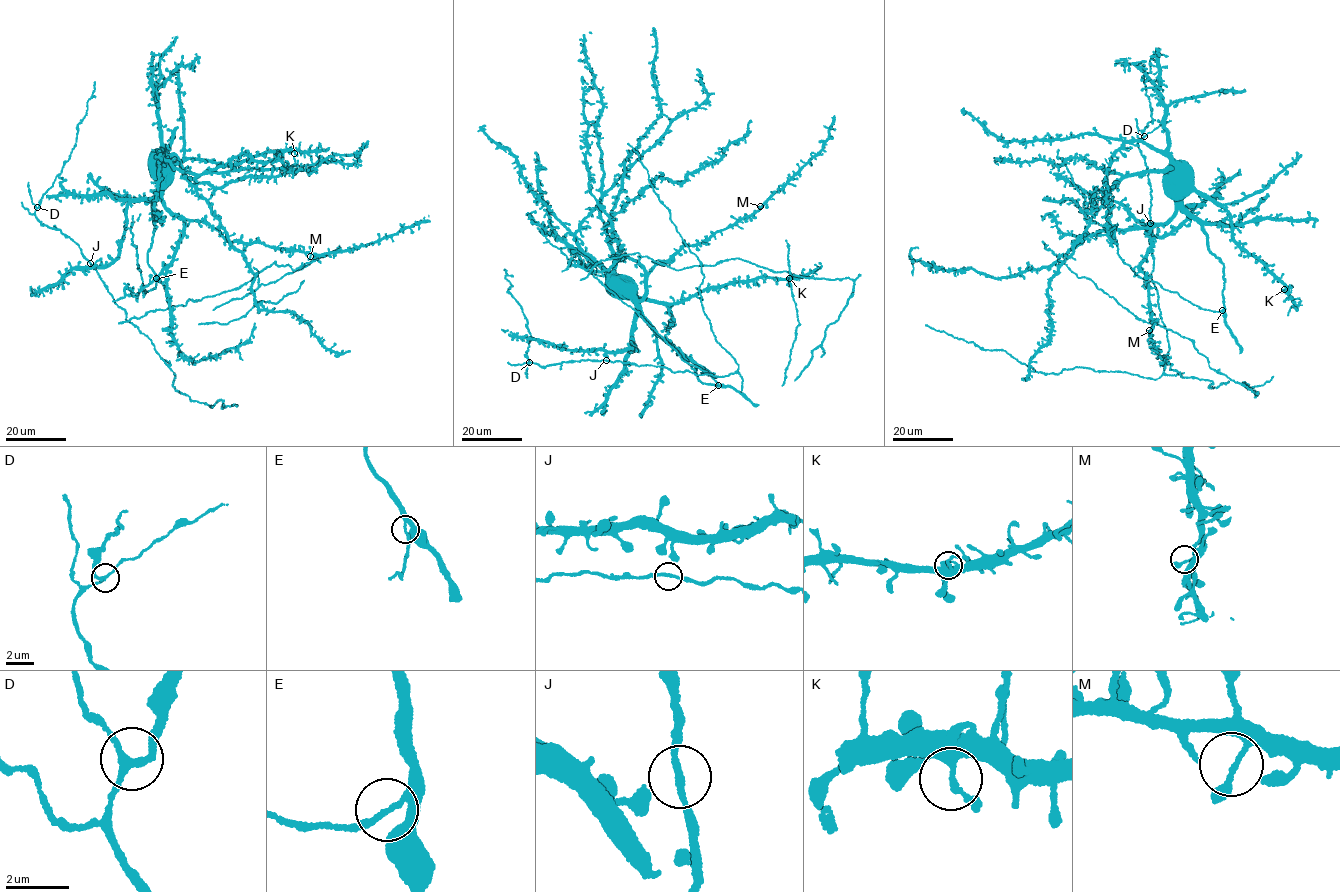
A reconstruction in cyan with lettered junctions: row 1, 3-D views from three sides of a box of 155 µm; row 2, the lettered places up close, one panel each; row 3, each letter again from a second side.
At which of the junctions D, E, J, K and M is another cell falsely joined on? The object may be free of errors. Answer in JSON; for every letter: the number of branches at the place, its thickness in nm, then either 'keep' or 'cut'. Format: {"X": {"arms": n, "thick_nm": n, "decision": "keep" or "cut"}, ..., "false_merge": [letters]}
{"D": {"arms": 3, "thick_nm": 200, "decision": "keep"}, "E": {"arms": 3, "thick_nm": 160, "decision": "keep"}, "J": {"arms": 3, "thick_nm": 160, "decision": "keep"}, "K": {"arms": 2, "thick_nm": 180, "decision": "keep"}, "M": {"arms": 2, "thick_nm": 180, "decision": "keep"}, "false_merge": []}

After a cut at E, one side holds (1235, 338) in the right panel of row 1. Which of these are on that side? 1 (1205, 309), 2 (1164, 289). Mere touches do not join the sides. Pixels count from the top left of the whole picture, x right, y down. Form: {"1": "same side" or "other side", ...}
{"1": "other side", "2": "other side"}

